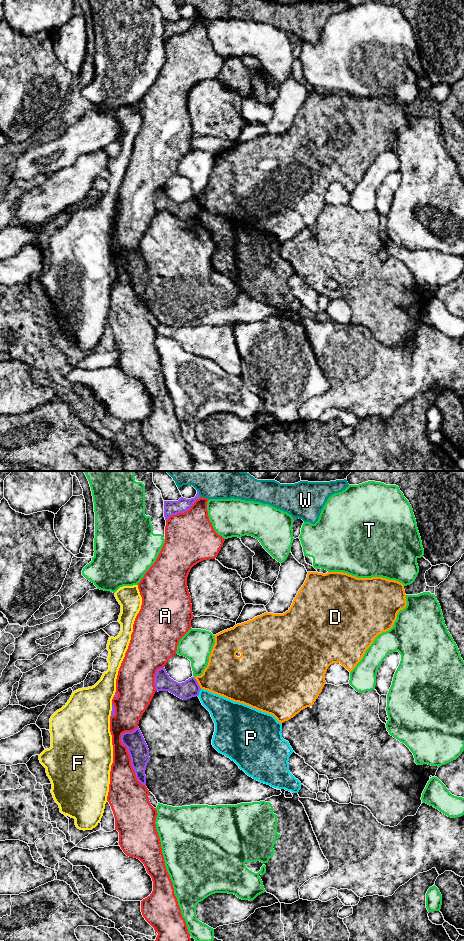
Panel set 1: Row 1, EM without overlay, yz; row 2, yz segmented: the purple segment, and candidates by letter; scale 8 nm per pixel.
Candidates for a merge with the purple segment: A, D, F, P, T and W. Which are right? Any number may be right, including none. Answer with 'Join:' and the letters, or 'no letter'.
Join: no letter

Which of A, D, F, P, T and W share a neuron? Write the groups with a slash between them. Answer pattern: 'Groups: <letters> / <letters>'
Groups: A / D / F / P / T / W

